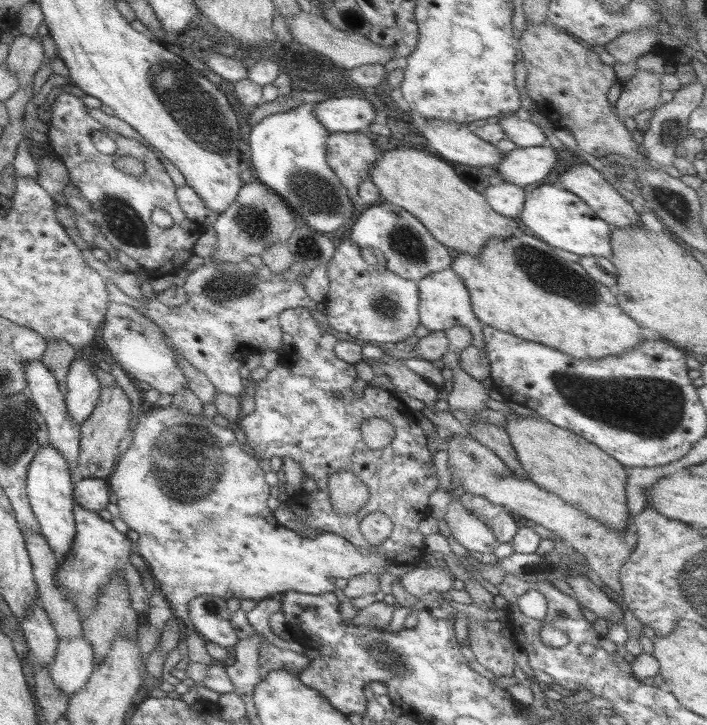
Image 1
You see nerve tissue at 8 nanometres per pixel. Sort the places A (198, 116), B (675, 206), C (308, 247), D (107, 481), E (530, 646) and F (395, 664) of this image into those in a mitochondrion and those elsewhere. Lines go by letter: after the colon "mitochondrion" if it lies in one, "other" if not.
A: mitochondrion
B: mitochondrion
C: mitochondrion
D: other
E: other
F: mitochondrion

